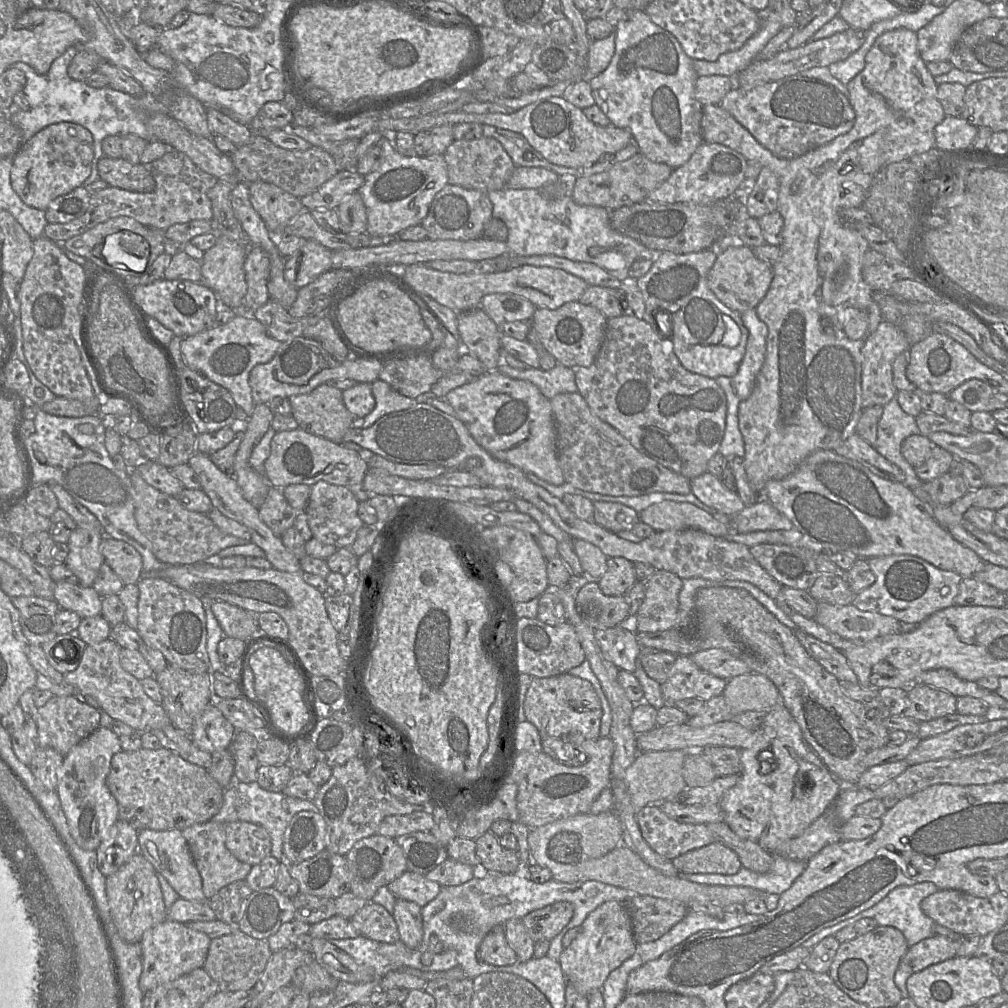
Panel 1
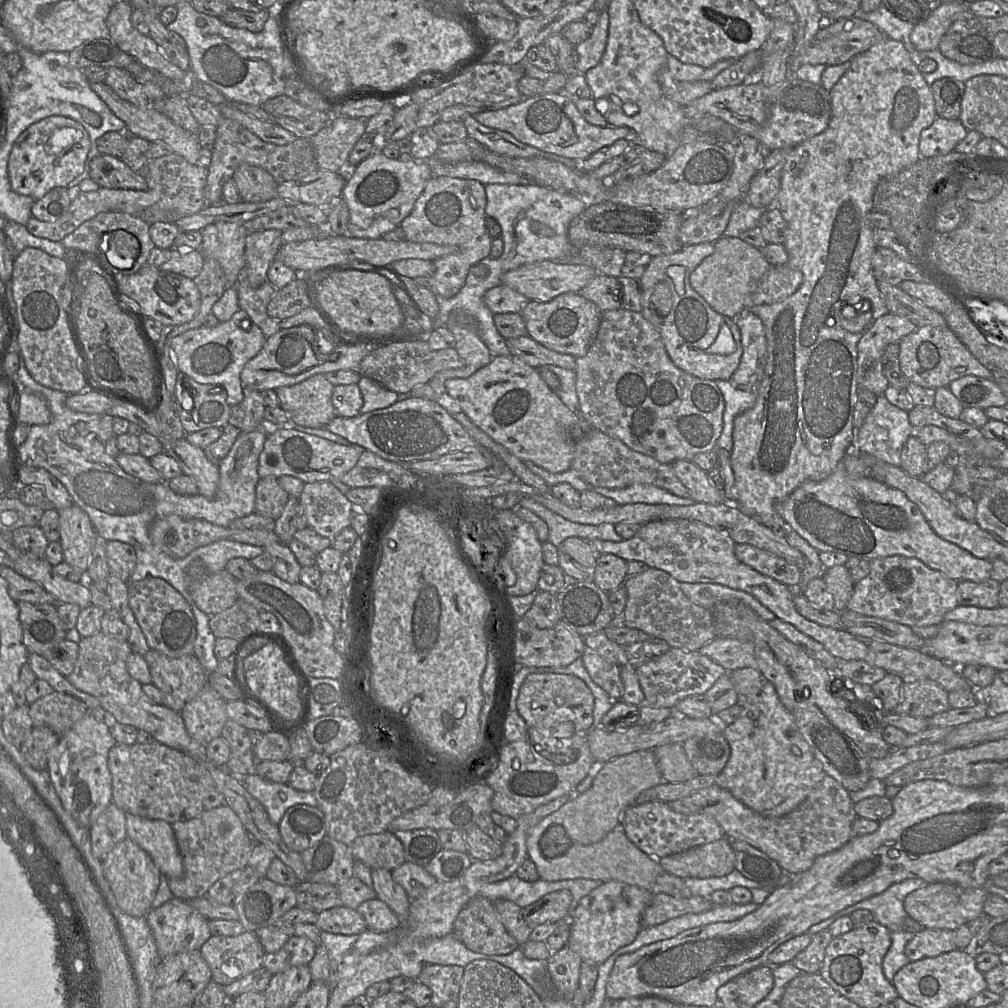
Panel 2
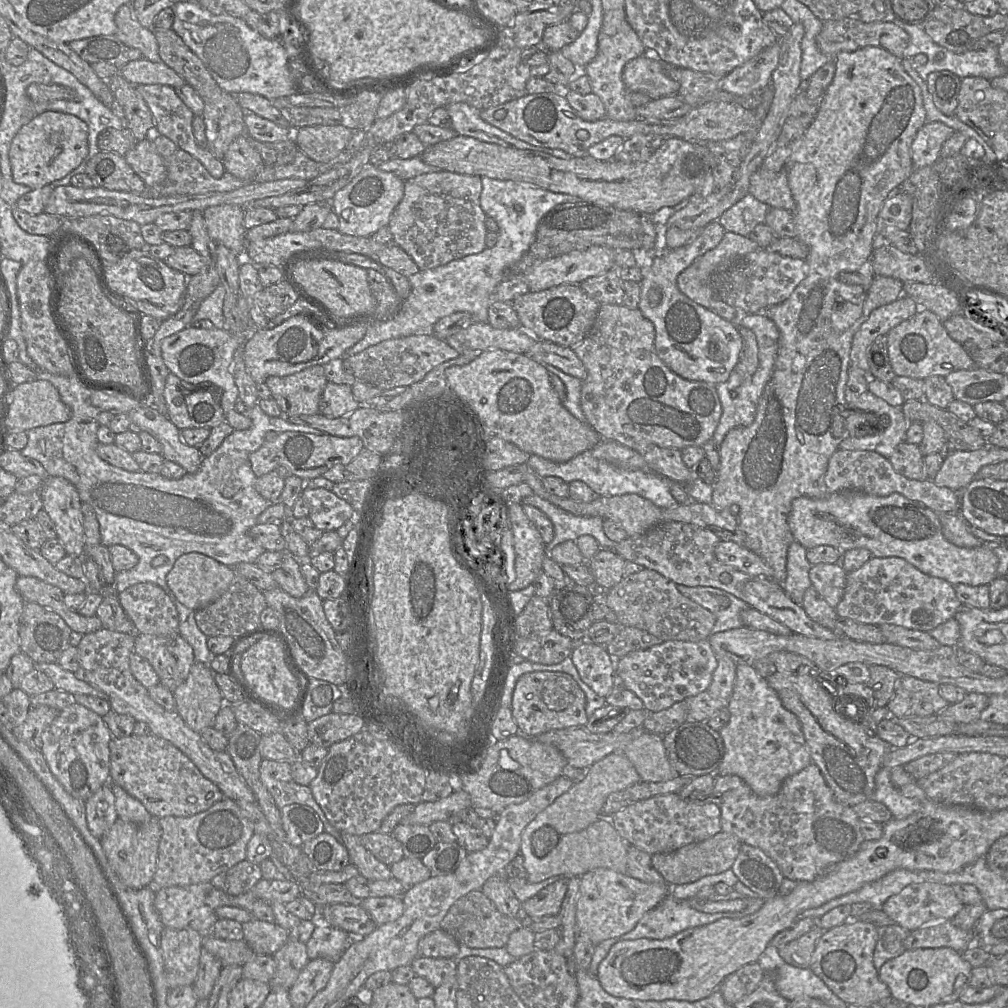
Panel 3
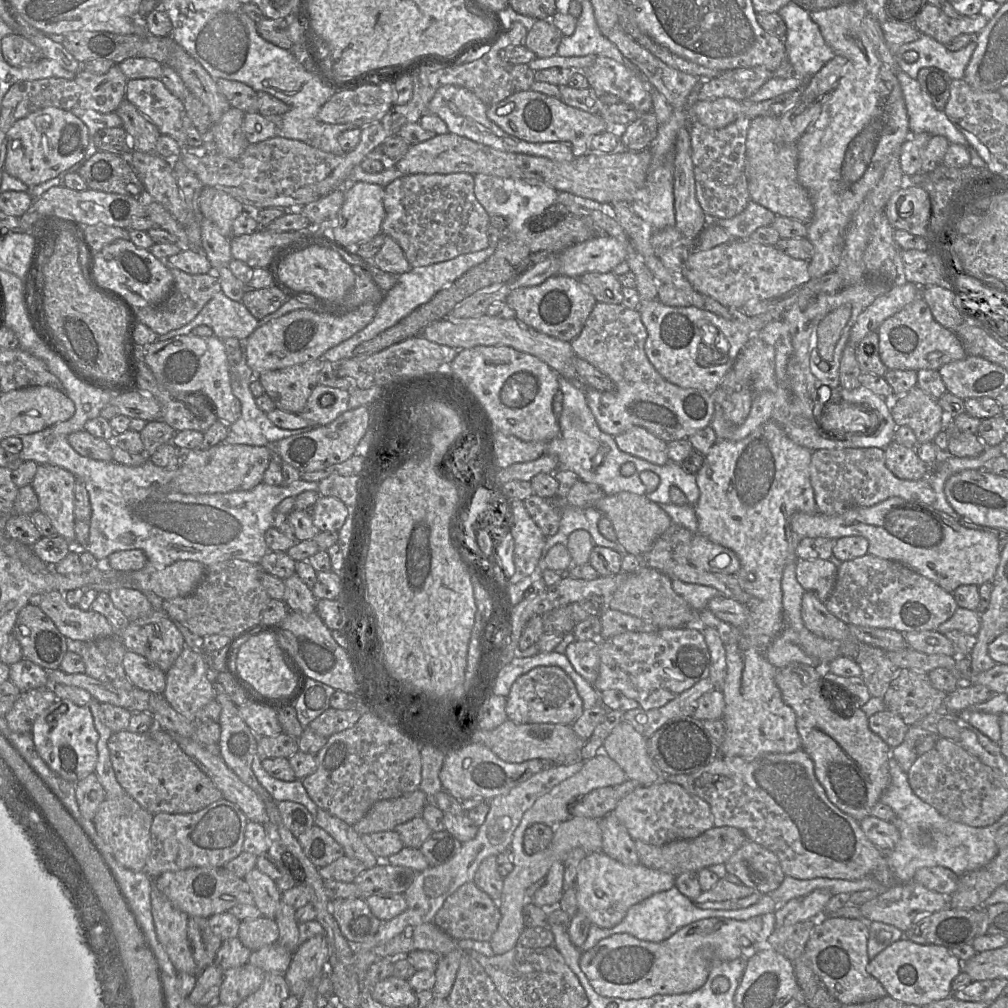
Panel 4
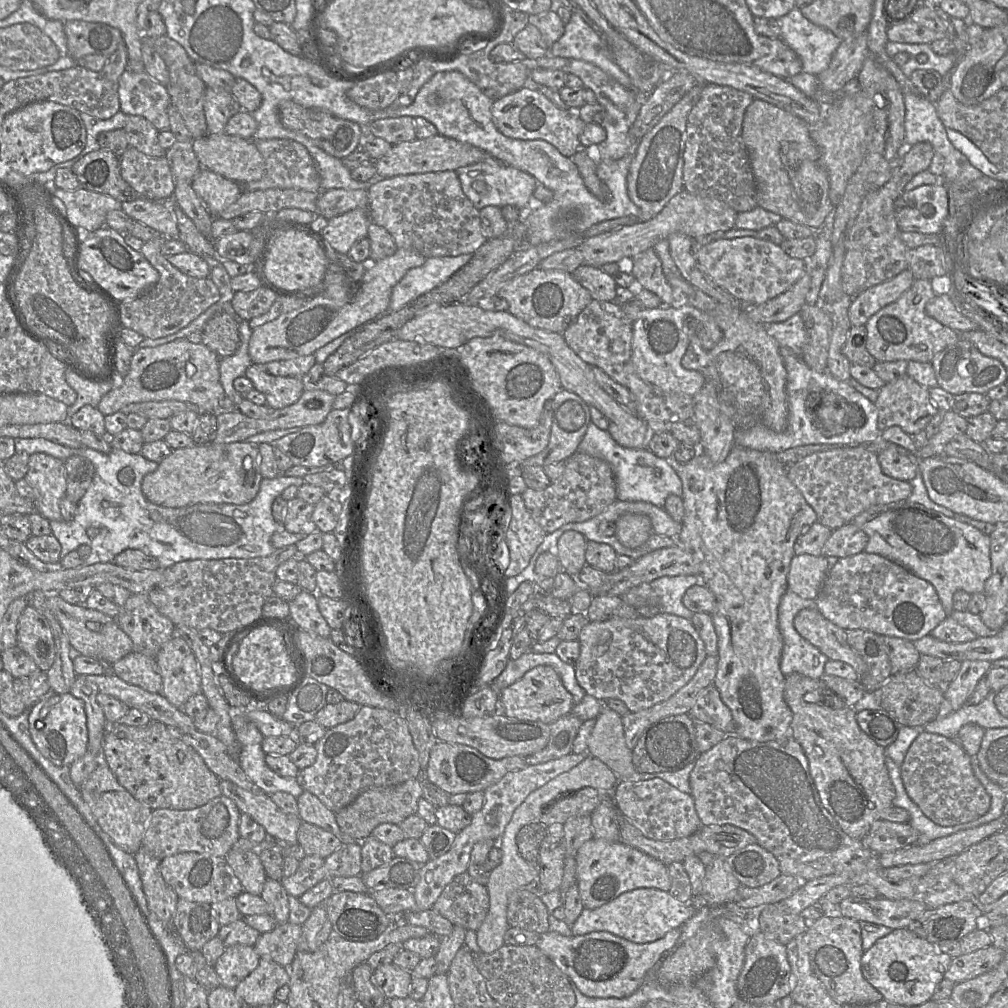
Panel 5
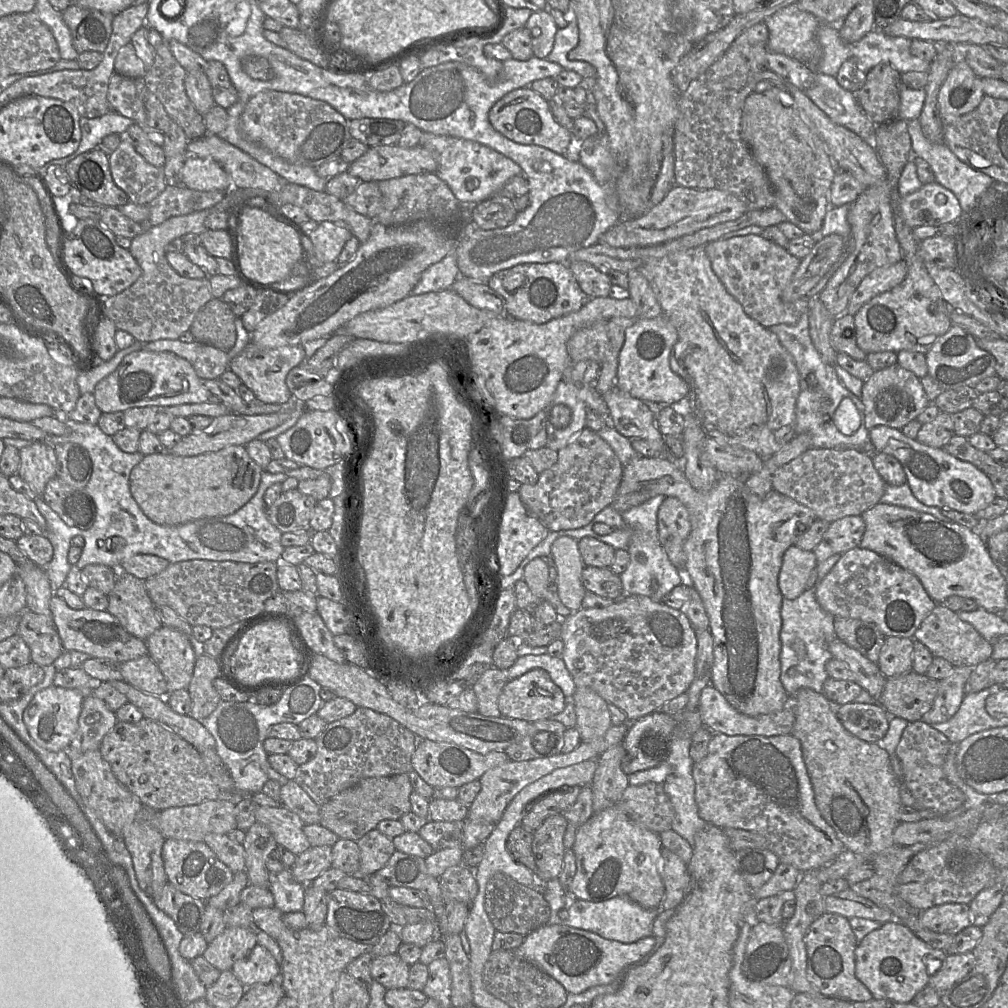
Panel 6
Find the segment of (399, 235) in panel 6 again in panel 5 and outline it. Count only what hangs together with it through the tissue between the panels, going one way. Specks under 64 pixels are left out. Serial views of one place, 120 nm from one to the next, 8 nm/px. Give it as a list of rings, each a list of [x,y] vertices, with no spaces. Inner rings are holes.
[[[397,249],[393,255],[367,264],[361,281],[358,286],[353,285],[347,299],[331,299],[322,295],[254,328],[248,345],[252,363],[262,364],[314,354],[340,335],[386,315],[394,286],[410,269],[422,266],[426,259],[417,252]]]

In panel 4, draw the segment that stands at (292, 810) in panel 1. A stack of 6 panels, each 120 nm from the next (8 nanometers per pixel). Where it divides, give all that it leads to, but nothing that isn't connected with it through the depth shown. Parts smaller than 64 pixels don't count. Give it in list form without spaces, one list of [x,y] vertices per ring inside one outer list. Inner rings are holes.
[[[259,753],[254,757],[252,770],[259,783],[267,790],[275,802],[292,801],[304,805],[314,817],[319,807],[309,797],[301,780],[286,782],[272,777],[262,765],[262,757]]]

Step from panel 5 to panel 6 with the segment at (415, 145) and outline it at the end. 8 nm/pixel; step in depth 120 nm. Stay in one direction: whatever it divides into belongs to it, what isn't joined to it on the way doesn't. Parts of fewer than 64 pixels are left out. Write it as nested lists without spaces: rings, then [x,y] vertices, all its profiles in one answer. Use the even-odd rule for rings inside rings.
[[[379,145],[370,147],[361,157],[350,163],[347,172],[362,182],[371,182],[436,173],[437,168],[437,159],[425,147]]]

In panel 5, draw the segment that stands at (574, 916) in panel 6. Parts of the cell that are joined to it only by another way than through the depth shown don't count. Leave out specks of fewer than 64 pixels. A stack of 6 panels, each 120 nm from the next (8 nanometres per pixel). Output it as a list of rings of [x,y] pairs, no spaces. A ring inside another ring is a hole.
[[[637,888],[622,893],[598,908],[584,908],[571,929],[573,935],[607,931],[635,943],[649,943],[661,939],[675,928],[681,928],[697,911],[690,902],[683,903],[677,900],[669,891],[657,888]]]

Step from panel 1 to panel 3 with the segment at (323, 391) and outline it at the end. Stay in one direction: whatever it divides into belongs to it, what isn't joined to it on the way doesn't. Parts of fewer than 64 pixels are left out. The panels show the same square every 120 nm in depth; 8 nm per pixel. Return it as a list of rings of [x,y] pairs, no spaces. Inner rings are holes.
[[[314,365],[284,377],[271,376],[265,381],[283,416],[318,414],[327,383],[322,365]]]

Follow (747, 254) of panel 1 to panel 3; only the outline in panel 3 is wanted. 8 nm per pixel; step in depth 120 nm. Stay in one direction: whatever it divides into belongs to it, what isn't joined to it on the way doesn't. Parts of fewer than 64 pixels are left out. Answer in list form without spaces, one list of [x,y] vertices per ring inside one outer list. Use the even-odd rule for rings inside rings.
[[[725,232],[721,242],[712,250],[697,258],[677,277],[679,290],[695,303],[710,308],[715,293],[711,276],[726,270],[742,256],[761,248],[748,236]]]

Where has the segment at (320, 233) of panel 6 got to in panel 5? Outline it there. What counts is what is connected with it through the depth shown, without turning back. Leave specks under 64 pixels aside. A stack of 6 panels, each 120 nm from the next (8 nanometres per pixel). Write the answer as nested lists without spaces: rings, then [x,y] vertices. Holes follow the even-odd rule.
[[[357,208],[329,219],[327,226],[320,232],[325,238],[326,243],[328,243],[335,251],[340,254],[348,254],[350,248],[358,240],[367,237],[370,222],[368,208]]]

